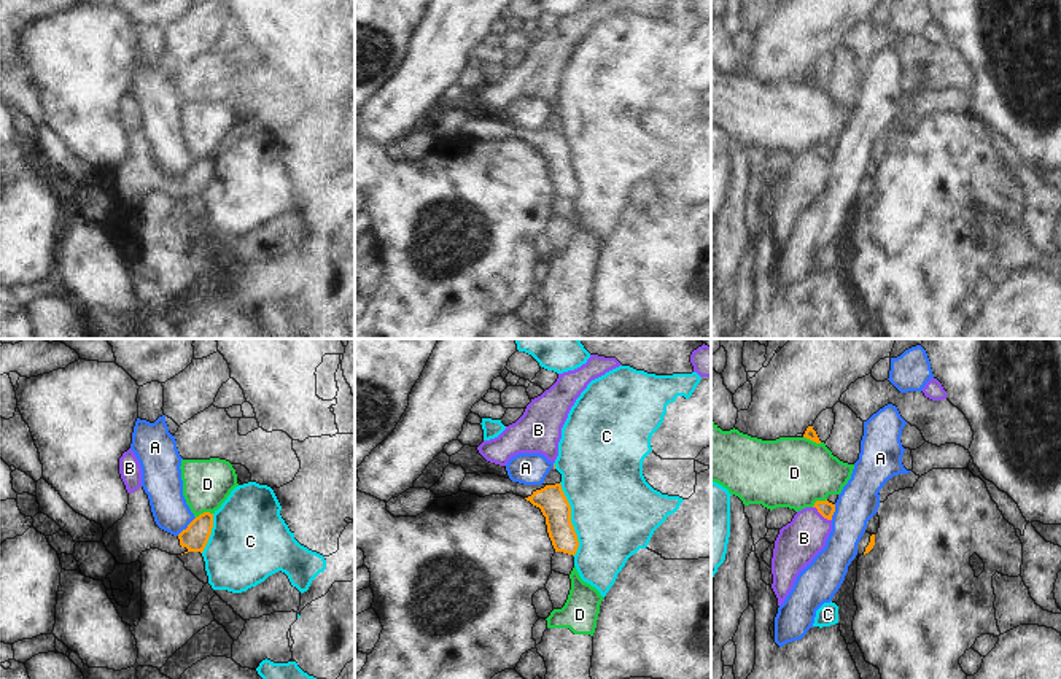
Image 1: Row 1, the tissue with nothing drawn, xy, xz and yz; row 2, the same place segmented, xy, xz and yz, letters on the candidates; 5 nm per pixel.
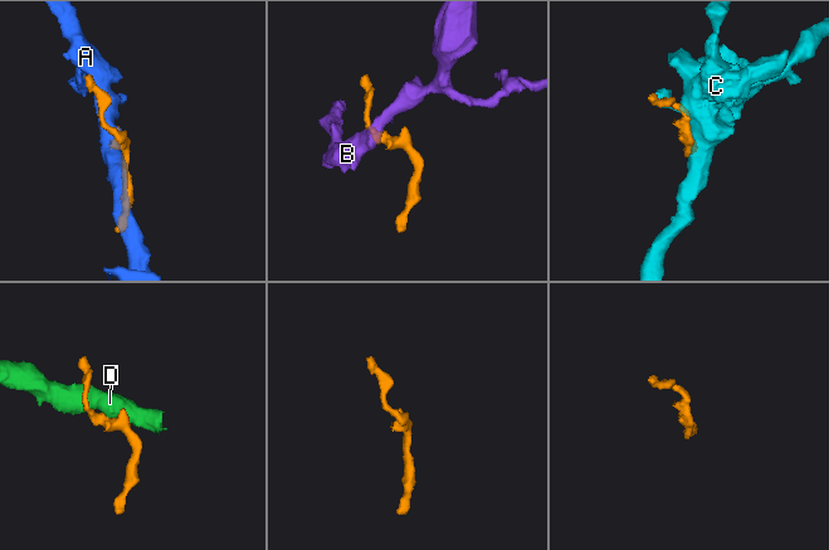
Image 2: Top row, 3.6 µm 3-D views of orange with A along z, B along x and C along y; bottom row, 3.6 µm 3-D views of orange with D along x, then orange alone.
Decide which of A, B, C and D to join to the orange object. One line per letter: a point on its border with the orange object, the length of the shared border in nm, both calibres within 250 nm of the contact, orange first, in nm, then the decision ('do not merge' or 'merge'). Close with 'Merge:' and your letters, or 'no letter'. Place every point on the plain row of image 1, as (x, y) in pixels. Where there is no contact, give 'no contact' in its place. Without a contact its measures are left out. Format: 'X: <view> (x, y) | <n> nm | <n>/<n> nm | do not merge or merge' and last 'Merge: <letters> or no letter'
A: xy (188, 170) | 140 nm | 140/190 nm | do not merge
B: yz (823, 159) | 120 nm | 80/220 nm | do not merge
C: xz (570, 162) | 380 nm | 150/440 nm | do not merge
D: yz (813, 85) | 100 nm | 60/360 nm | do not merge
Merge: no letter

